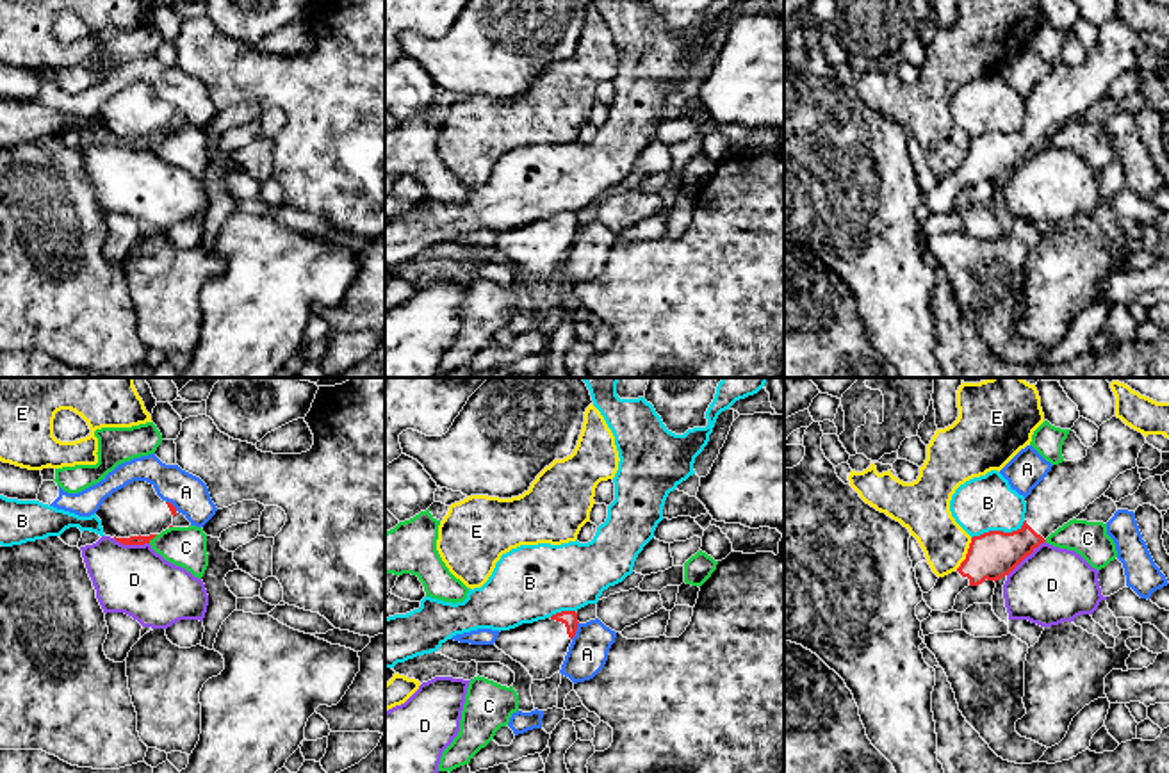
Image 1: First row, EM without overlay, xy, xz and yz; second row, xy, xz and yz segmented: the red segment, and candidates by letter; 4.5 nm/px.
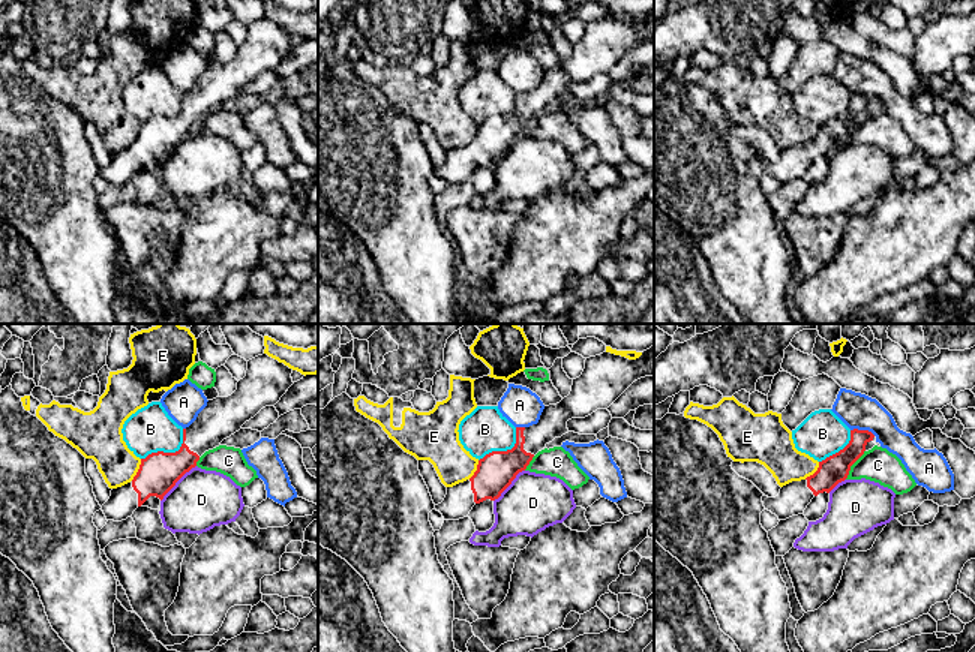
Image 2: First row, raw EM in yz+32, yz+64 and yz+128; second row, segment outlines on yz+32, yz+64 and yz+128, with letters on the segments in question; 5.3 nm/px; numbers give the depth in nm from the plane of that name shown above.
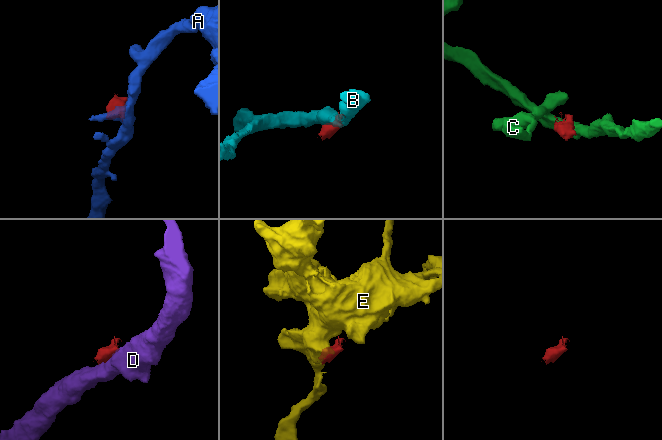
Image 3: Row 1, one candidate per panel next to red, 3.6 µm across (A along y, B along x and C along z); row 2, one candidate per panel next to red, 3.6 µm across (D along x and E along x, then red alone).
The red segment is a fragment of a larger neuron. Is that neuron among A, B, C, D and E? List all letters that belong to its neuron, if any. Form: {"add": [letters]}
{"add": []}

